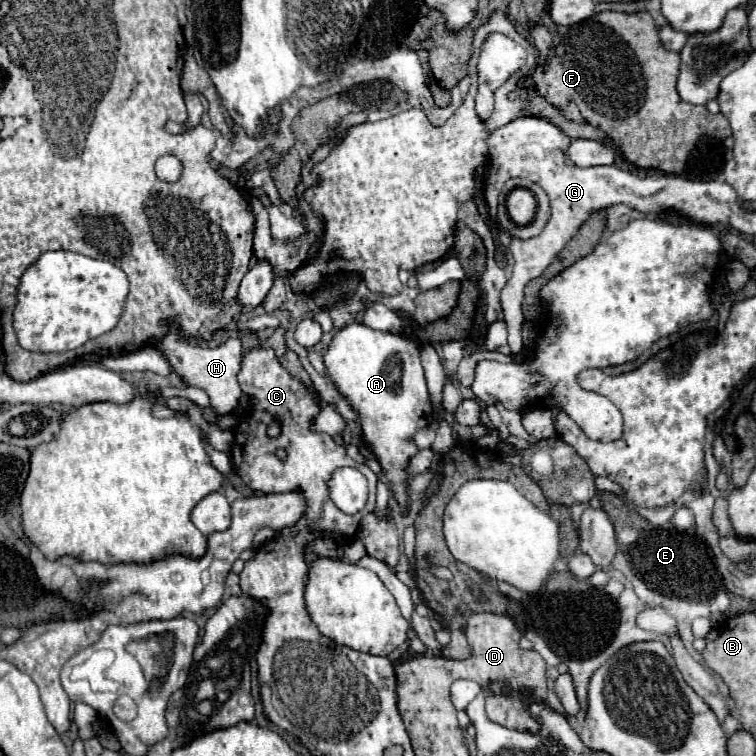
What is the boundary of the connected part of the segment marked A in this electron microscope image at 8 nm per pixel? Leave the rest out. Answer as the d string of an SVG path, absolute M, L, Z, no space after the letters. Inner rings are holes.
M349 323L333 335L323 359L339 393L349 399L361 417L363 437L385 469L383 481L389 483L397 501L405 505L409 499L405 465L417 453L417 447L409 439L415 431L433 423L419 345L401 333L375 331L365 323Z

